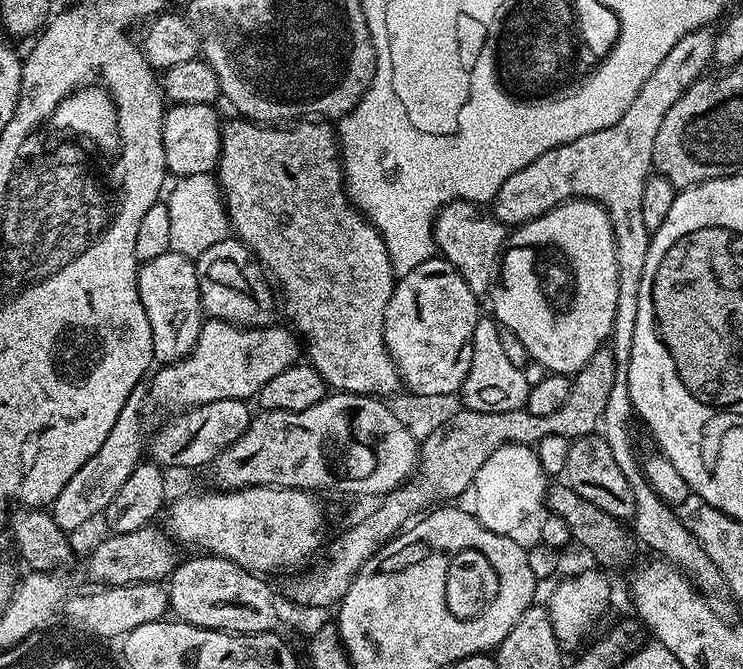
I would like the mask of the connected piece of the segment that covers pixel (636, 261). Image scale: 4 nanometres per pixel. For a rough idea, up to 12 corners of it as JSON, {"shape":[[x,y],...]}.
{"shape":[[699,28],[648,73],[630,110],[502,182],[519,226],[567,200],[612,217],[621,297],[650,239],[642,190],[670,106],[713,61]]}

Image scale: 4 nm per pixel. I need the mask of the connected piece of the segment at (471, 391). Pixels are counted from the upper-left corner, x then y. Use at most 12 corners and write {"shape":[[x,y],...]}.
{"shape":[[491,315],[474,326],[464,379],[469,412],[528,403],[530,380]]}

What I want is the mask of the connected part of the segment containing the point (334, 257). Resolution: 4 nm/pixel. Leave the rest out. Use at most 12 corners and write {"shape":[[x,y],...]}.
{"shape":[[235,118],[228,223],[329,389],[388,398],[397,277],[335,127]]}

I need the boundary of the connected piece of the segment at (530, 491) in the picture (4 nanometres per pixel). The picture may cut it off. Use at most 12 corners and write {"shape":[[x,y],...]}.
{"shape":[[503,444],[472,487],[473,515],[515,535],[543,509],[548,478],[531,445]]}

